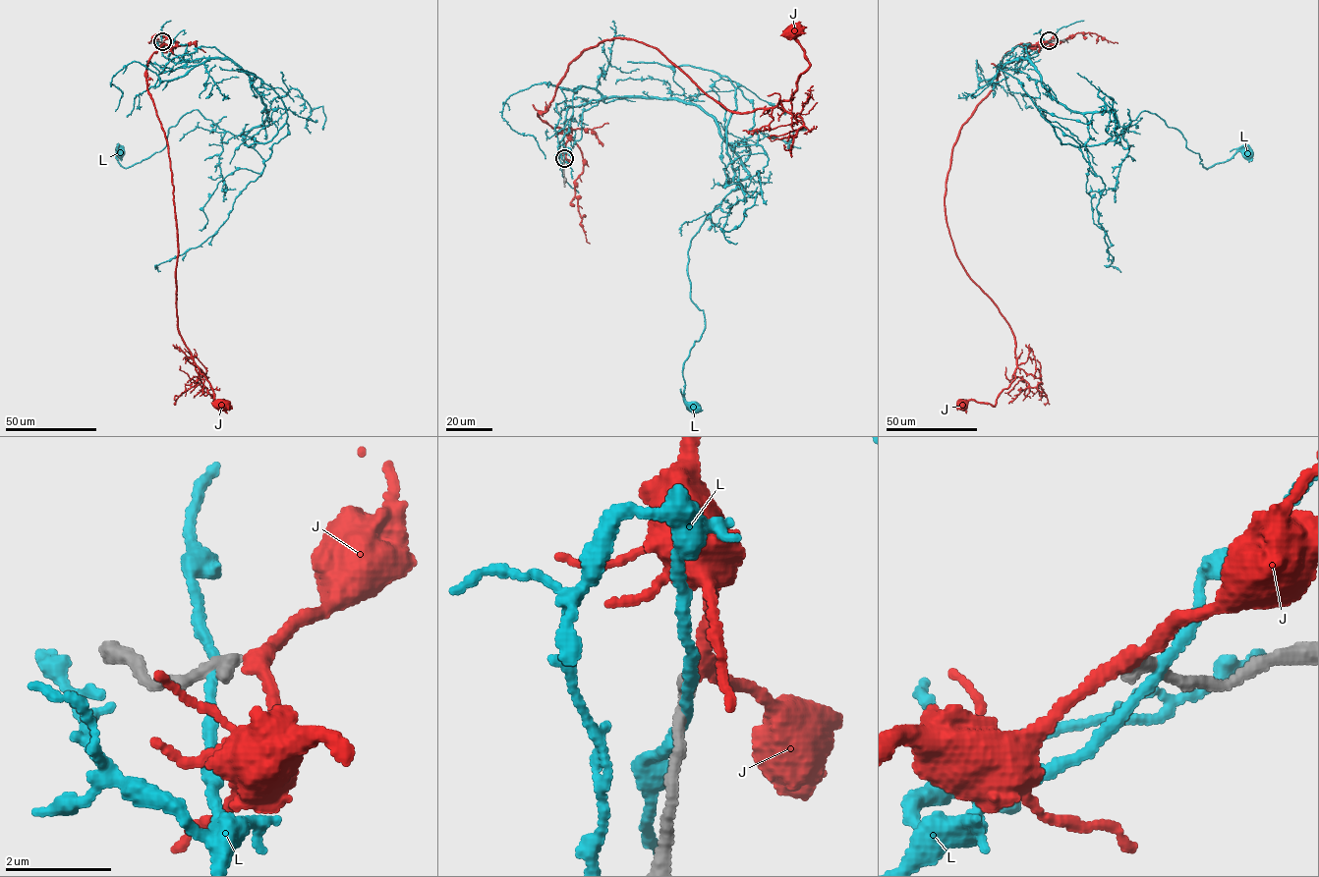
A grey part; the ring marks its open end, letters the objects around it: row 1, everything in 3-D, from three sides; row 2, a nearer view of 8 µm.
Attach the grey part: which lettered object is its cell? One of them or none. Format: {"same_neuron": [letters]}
{"same_neuron": ["J"]}

